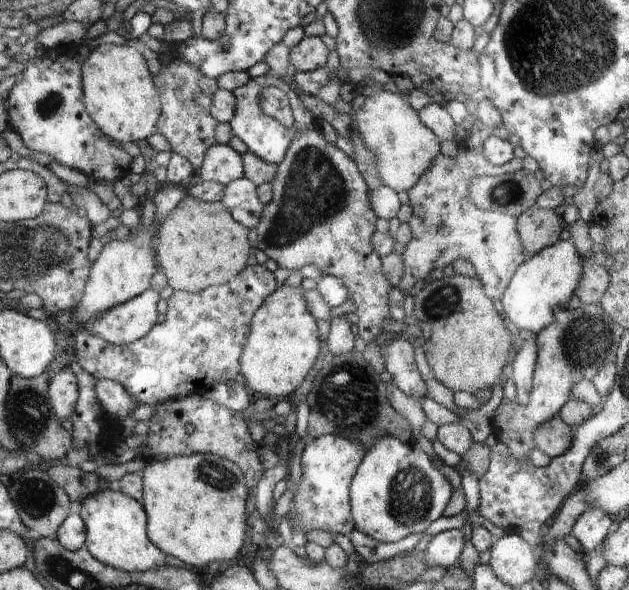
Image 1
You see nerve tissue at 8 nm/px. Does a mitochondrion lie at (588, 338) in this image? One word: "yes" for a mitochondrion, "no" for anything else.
yes

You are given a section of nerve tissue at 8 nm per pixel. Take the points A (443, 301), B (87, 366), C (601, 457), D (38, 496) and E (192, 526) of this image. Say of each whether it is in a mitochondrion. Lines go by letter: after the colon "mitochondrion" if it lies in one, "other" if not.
A: mitochondrion
B: other
C: mitochondrion
D: mitochondrion
E: other

